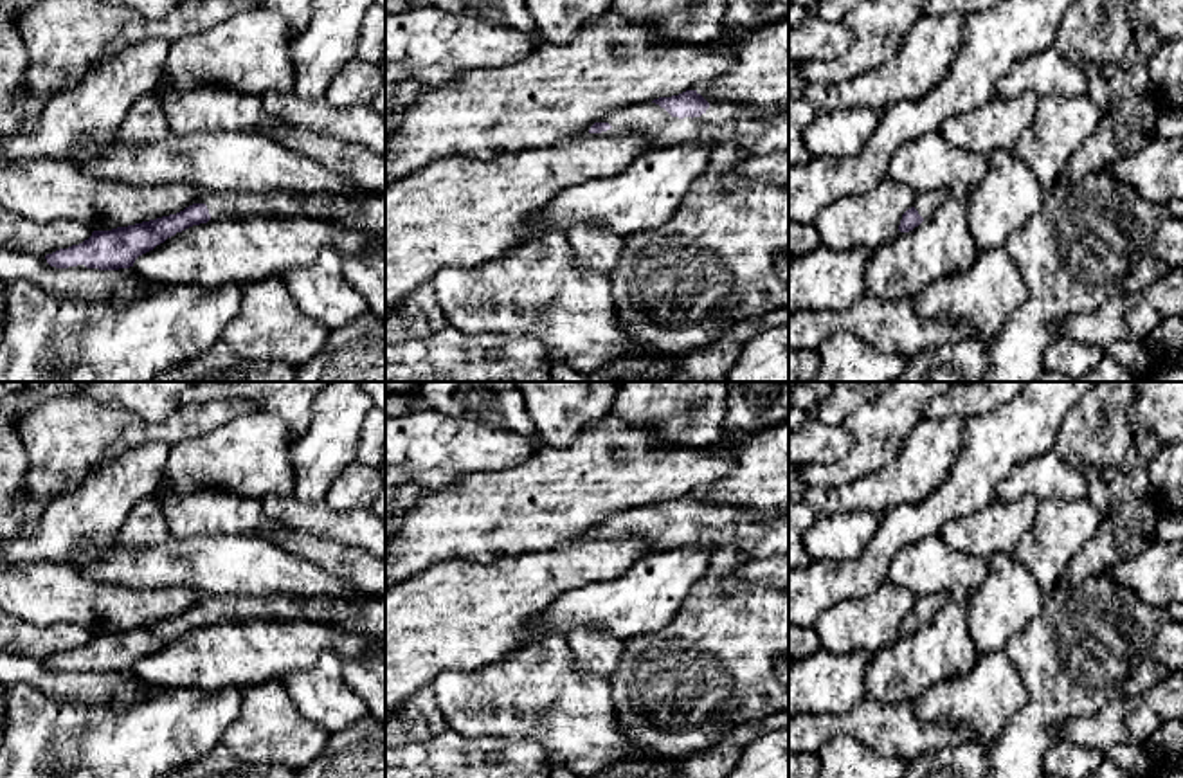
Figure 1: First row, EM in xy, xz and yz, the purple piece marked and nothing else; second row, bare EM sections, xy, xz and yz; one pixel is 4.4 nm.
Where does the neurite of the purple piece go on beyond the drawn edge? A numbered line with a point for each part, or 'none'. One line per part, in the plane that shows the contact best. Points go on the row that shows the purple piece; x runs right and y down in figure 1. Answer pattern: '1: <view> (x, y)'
1: xz (757, 134)

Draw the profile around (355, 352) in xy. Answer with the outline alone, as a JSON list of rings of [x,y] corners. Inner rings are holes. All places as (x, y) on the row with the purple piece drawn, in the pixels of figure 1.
[[[367,312],[331,330],[322,351],[297,367],[295,382],[385,382],[385,322]]]

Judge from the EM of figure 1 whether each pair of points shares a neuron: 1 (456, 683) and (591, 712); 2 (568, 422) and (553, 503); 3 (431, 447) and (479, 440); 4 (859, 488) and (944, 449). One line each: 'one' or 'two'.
1: one
2: two
3: one
4: one

